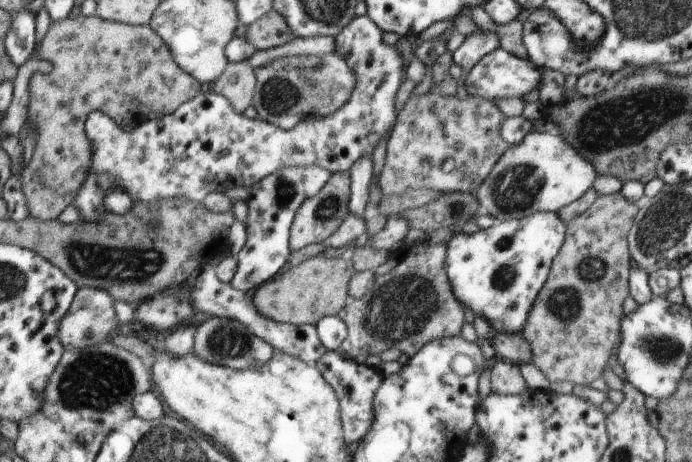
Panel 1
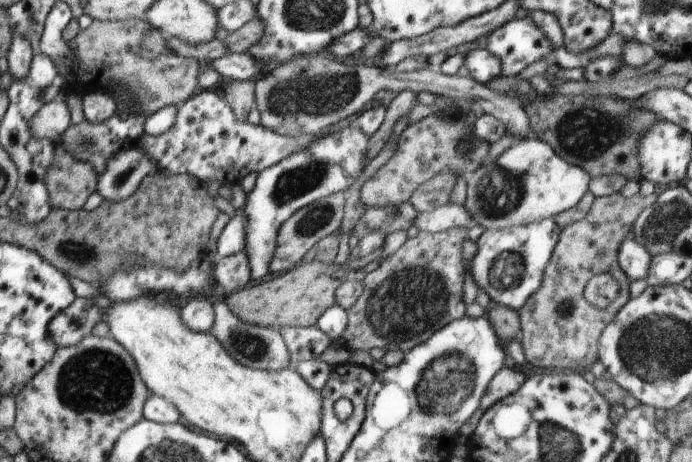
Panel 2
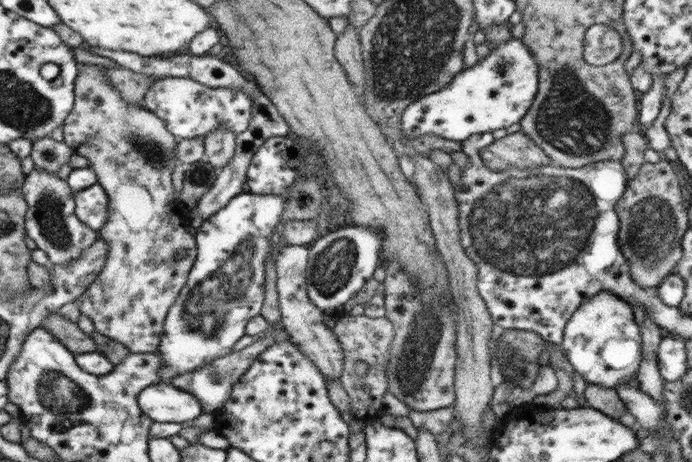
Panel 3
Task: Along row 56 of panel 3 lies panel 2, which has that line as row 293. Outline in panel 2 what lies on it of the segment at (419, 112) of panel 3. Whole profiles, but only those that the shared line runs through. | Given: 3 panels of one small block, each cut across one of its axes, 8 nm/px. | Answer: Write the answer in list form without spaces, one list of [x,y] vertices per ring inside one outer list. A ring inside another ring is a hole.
[[[555,217],[545,218],[525,225],[512,225],[503,229],[486,229],[476,241],[476,254],[472,258],[470,272],[474,282],[491,298],[491,303],[518,311],[540,287],[544,269],[551,259],[554,247],[559,239],[561,228]]]

